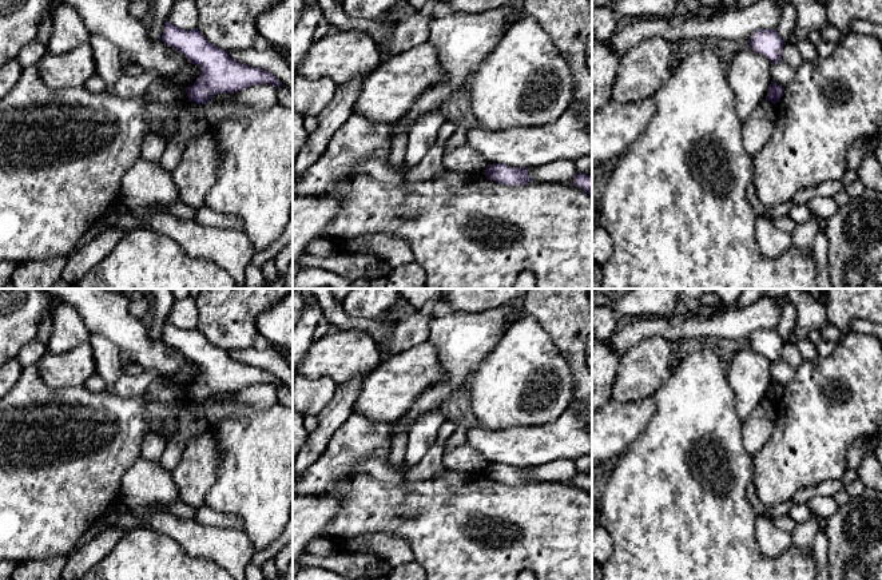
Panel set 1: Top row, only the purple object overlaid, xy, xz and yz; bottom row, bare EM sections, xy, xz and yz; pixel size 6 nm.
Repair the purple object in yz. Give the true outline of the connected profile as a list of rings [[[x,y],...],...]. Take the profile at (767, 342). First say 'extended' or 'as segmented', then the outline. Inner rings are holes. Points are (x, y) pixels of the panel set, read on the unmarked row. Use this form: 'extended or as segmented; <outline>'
as segmented; [[[759,329],[755,330],[748,339],[750,347],[764,355],[770,364],[782,359],[782,349],[786,342],[776,330]]]

